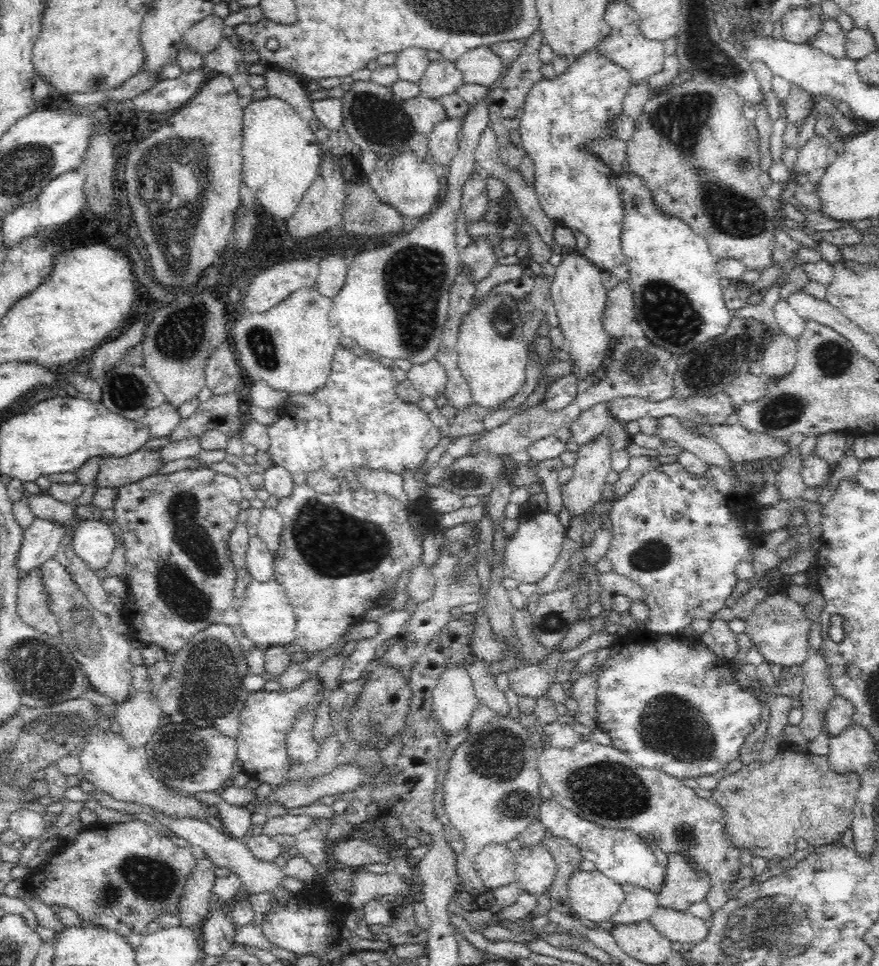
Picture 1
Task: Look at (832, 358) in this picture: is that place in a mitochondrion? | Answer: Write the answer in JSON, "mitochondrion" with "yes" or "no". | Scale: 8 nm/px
{"mitochondrion":"yes"}

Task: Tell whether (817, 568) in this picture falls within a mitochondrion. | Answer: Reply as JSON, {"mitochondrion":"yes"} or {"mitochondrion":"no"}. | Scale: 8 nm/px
{"mitochondrion":"no"}

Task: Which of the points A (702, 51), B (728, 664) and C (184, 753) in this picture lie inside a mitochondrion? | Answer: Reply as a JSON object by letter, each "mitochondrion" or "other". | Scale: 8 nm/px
{"A":"mitochondrion","B":"other","C":"mitochondrion"}

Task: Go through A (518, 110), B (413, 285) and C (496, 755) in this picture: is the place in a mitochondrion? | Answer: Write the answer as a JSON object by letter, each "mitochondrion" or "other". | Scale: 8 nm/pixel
{"A":"other","B":"mitochondrion","C":"mitochondrion"}

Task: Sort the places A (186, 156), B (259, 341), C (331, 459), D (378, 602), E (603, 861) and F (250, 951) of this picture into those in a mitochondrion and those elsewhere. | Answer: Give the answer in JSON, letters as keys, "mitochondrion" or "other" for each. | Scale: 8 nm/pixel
{"A":"mitochondrion","B":"mitochondrion","C":"other","D":"other","E":"other","F":"other"}

